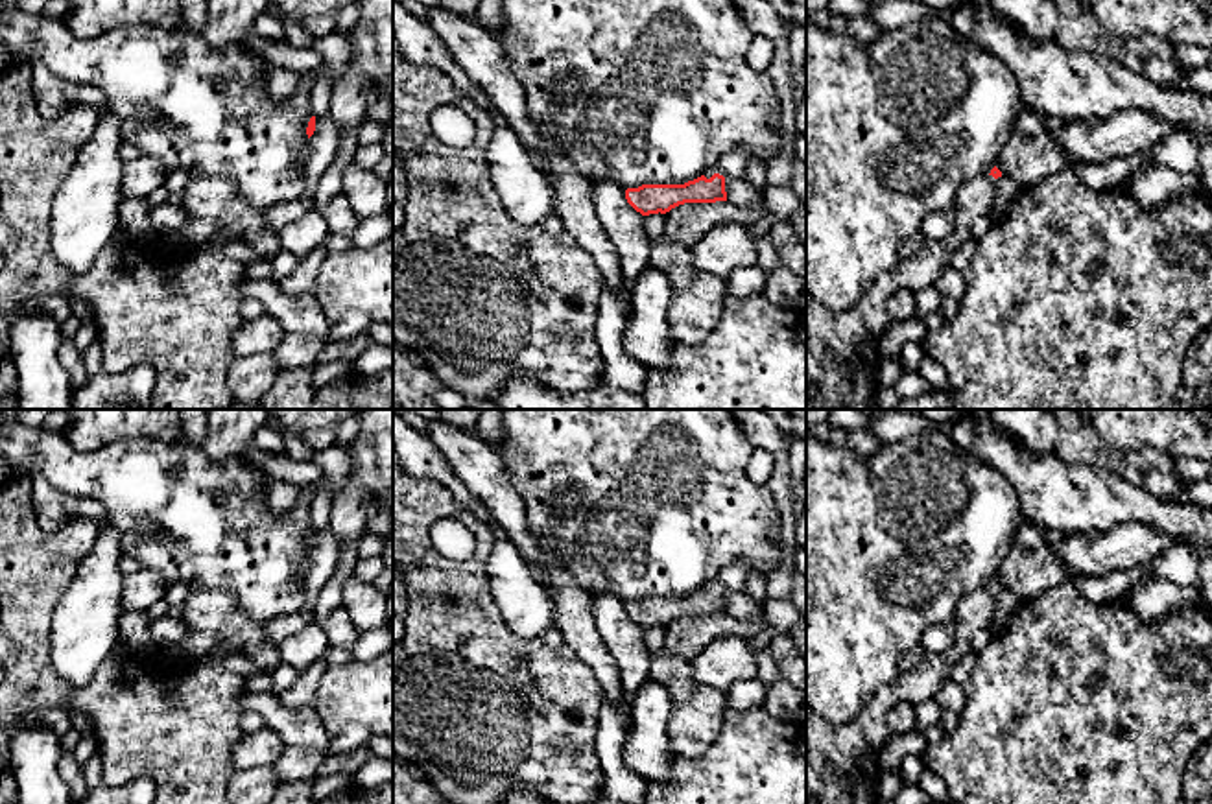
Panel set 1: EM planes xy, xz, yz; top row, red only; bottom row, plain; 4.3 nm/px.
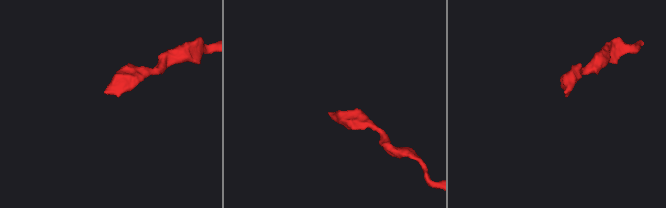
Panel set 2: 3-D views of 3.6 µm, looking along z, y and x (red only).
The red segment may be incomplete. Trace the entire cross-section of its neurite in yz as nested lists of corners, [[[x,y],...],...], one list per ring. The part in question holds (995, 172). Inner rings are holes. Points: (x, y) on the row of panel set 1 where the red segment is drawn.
[[[994,166],[989,175],[968,181],[952,207],[952,232],[941,240],[926,240],[919,253],[900,258],[893,269],[876,278],[869,293],[850,312],[834,313],[806,291],[806,409],[867,409],[884,396],[878,389],[878,341],[889,328],[887,299],[902,288],[915,293],[935,284],[950,266],[952,254],[970,238],[974,221],[992,208],[998,197],[998,177],[1002,171]]]

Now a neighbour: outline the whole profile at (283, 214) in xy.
[[[301,194],[290,201],[279,201],[264,210],[266,221],[275,234],[297,225],[303,214],[315,207],[314,197]]]

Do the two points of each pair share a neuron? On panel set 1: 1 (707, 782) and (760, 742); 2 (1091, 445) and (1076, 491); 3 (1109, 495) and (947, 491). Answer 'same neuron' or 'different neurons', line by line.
1: same neuron
2: different neurons
3: different neurons

